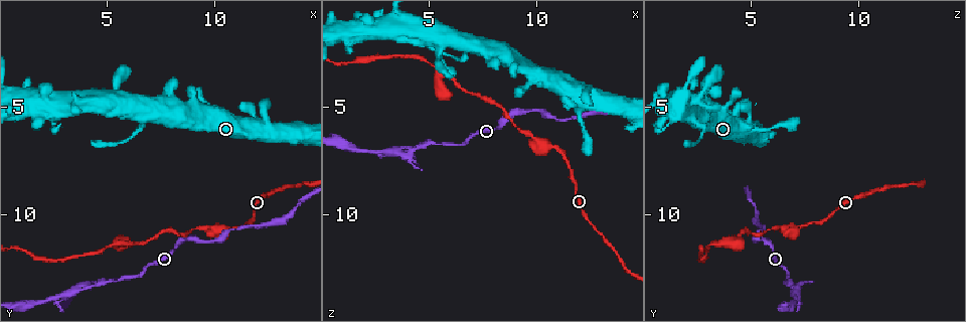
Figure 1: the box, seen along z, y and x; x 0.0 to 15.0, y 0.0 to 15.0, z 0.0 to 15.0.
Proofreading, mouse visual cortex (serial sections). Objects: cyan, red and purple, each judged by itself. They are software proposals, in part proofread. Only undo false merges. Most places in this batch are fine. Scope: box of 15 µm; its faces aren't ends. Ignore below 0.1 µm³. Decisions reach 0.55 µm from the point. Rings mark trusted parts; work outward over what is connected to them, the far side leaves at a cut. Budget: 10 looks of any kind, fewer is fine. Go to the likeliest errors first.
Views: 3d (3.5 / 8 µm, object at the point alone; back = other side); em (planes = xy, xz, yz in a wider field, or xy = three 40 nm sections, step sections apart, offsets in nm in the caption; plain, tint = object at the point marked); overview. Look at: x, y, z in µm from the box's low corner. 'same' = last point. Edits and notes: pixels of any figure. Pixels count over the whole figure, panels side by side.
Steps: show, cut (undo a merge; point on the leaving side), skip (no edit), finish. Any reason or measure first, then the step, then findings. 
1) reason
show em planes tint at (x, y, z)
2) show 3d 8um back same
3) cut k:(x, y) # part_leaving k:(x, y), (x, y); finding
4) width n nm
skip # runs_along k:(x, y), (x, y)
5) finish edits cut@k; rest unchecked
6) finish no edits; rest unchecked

calibre changes
show 3d 3.5um at (2.6, 13.9, 7.0)

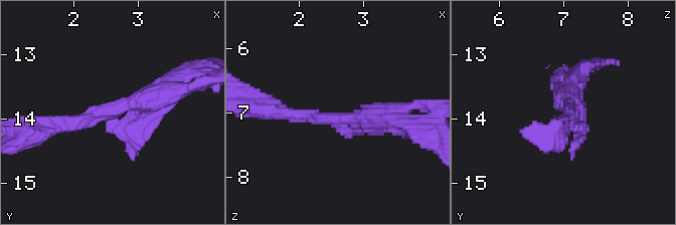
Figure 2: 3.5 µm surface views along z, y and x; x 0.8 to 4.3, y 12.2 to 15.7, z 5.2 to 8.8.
need the tissue
show em xy step 3 tint at (2.70, 13.80, 7.10)

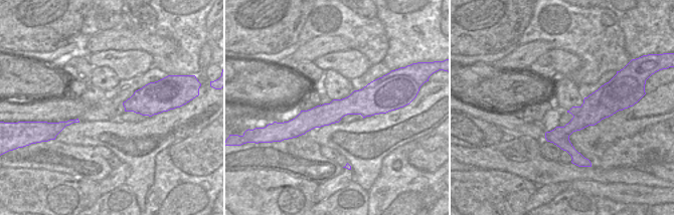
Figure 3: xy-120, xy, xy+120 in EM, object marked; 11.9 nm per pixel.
show em planes tint same

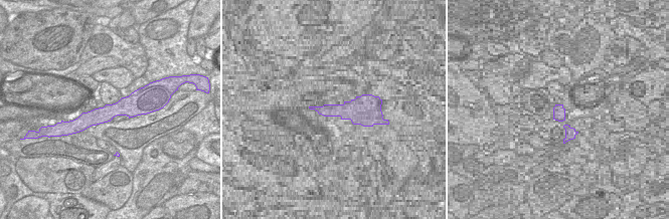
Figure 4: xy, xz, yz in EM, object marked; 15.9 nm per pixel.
cut 2:(138, 147) # two cells meet here

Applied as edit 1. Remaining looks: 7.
show overview

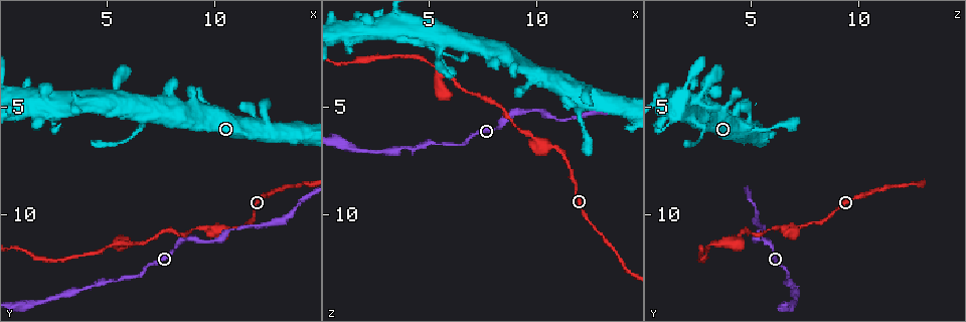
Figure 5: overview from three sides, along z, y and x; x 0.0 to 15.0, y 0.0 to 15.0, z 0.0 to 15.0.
abrupt turn
show 3d 3.5um at (6.7, 5.4, 2.2)

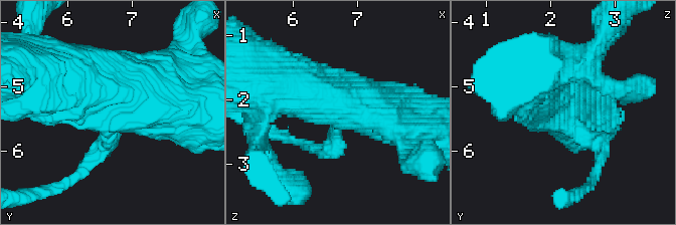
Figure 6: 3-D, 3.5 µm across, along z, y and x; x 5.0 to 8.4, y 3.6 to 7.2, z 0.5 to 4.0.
need the tissue
show em planes tint at (6.70, 5.50, 2.25)

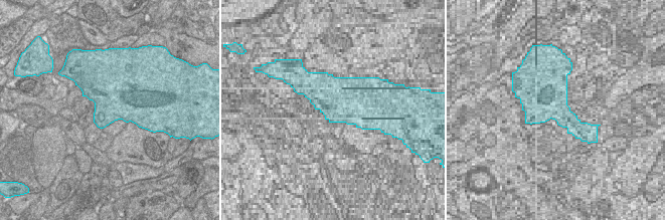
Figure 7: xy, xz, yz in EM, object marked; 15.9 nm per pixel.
skip # runs_along 6:(402, 116), (282, 82); one cell here

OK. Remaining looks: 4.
side arm on a straight run
show 3d 3.5um at (5.7, 11.4, 3.5)

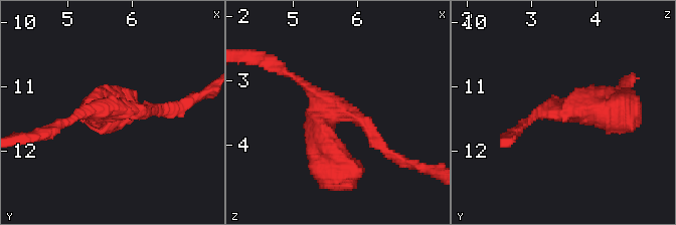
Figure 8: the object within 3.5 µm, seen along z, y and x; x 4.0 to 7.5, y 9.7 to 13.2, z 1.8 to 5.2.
skip # runs_along 8:(386, 151), (337, 109), (321, 125), (334, 169); one cell here

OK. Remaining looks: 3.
calibre changes
show 3d 8um back at (10.7, 10.7, 5.4)

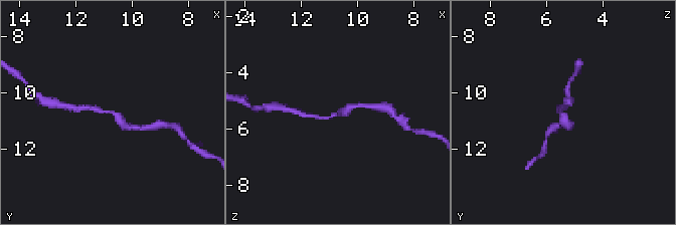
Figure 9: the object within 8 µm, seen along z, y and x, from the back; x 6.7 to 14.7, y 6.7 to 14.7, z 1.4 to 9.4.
closer look
show 3d 3.5um at (10.7, 10.7, 5.4)

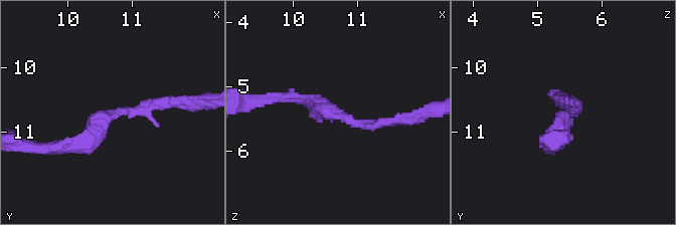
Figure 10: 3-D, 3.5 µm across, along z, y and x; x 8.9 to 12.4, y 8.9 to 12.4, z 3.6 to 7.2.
skip # runs_along 10:(67, 148), (117, 110), (182, 101); continuous, no second cell

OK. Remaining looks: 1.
finish edits cut@2; rest unchecked

